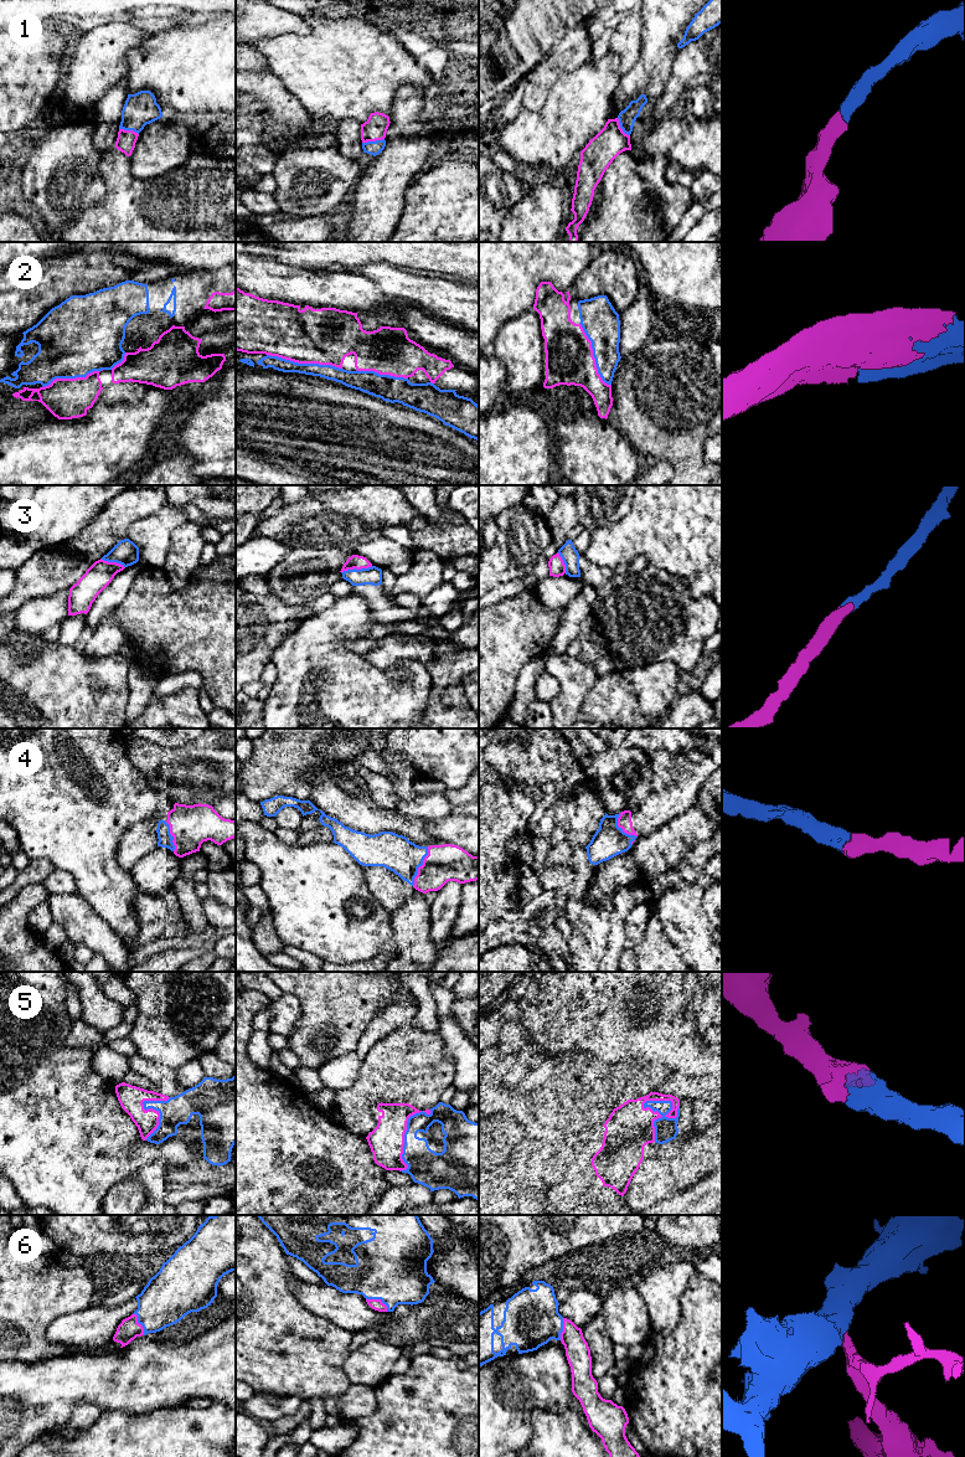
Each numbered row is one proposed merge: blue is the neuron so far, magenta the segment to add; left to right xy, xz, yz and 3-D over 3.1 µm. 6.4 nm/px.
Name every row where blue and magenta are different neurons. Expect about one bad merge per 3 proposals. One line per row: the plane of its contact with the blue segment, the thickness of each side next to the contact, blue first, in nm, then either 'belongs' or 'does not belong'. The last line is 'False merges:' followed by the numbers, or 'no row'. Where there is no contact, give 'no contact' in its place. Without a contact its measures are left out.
1: xz | 90/150 nm | belongs
2: xz | 90/360 nm | belongs
3: xz | 110/90 nm | belongs
4: xz | 240/240 nm | belongs
5: yz | 150/300 nm | belongs
6: xz | 440/70 nm | belongs
False merges: no row

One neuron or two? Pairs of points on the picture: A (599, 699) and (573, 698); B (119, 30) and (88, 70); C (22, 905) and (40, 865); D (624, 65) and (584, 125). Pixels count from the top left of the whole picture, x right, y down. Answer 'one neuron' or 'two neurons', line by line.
A: two neurons
B: one neuron
C: two neurons
D: two neurons

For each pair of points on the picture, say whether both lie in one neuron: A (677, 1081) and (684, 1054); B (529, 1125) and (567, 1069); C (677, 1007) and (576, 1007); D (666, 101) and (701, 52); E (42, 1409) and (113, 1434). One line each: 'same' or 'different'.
A: different
B: different
C: same
D: same
E: different

